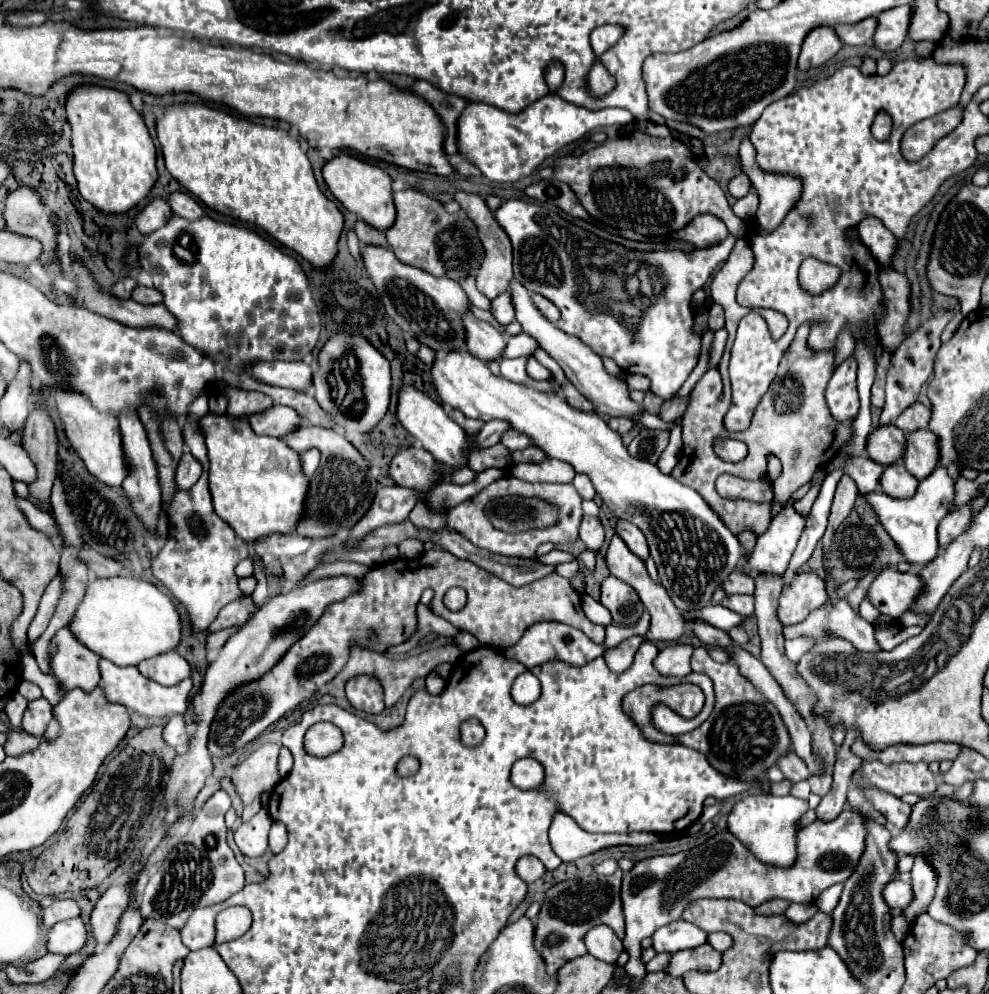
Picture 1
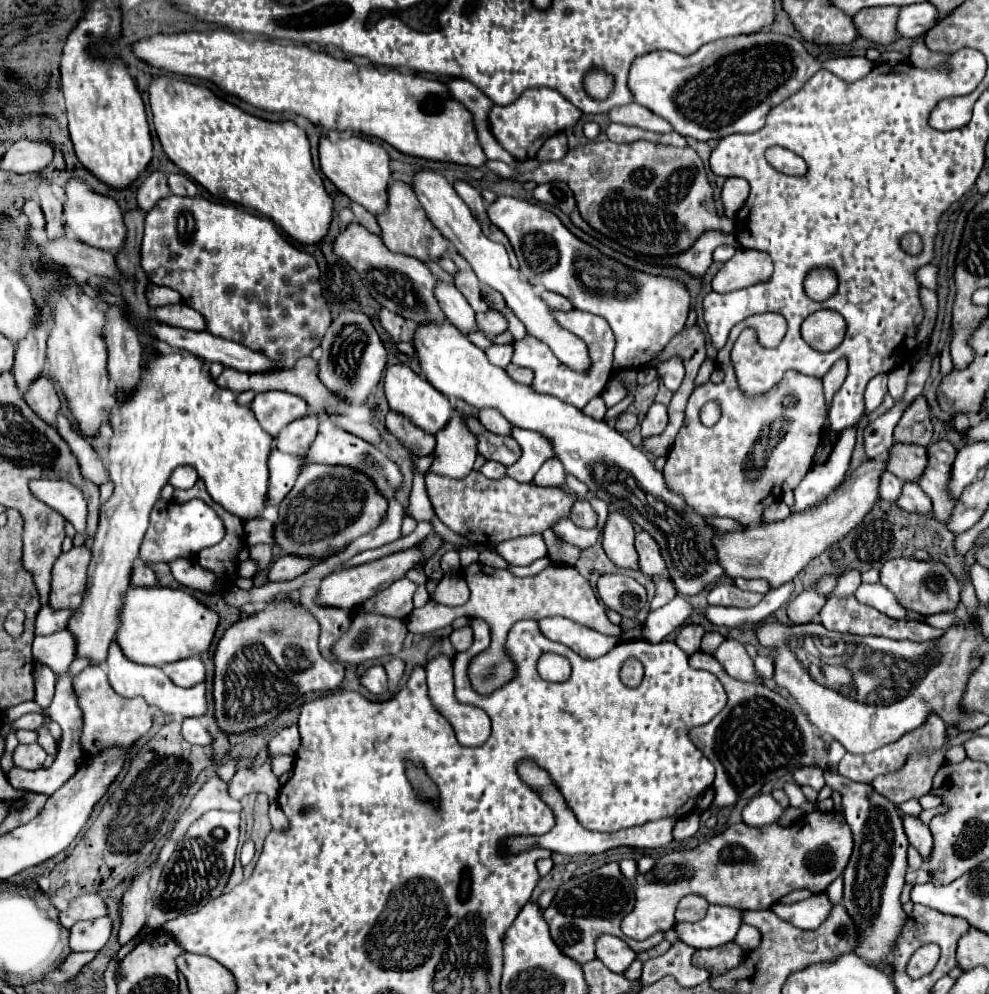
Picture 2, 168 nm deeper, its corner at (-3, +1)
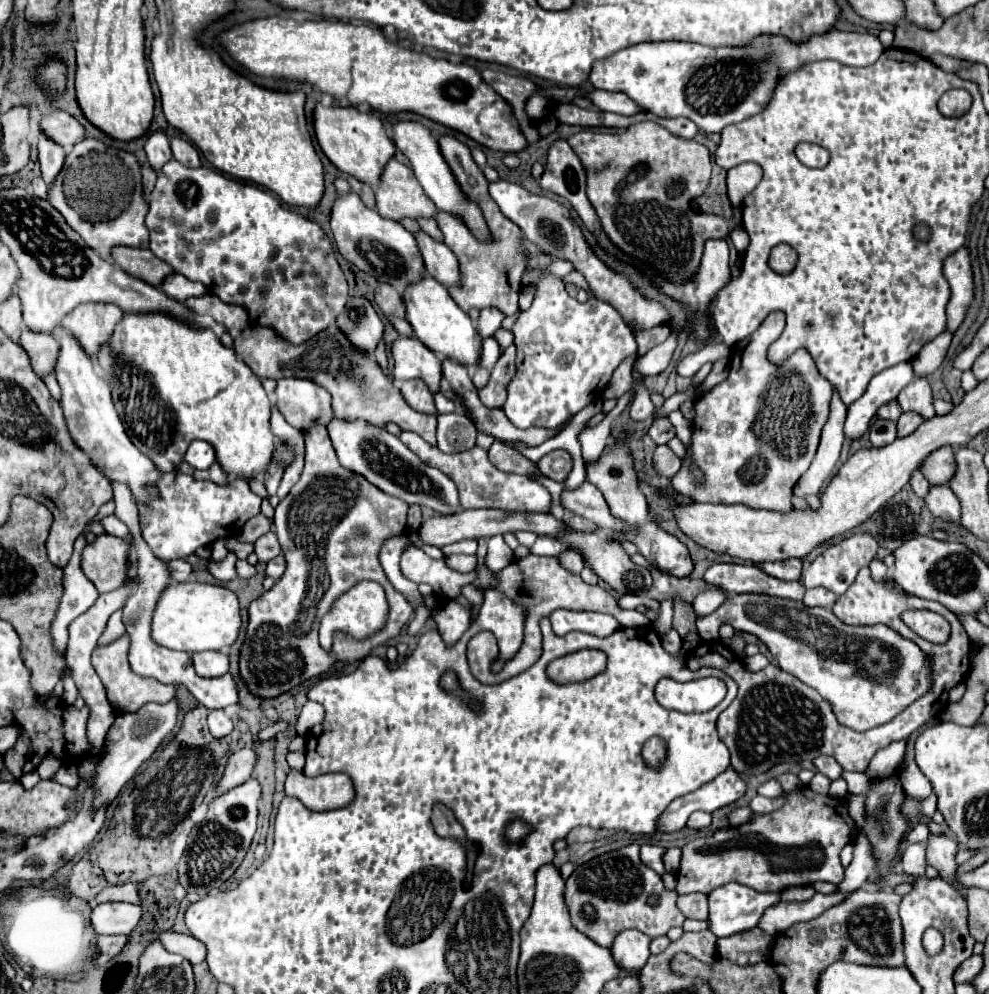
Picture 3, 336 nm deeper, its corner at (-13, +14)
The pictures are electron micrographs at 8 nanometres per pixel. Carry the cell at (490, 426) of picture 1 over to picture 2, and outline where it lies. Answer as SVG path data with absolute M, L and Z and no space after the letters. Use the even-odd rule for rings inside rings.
M459 415L451 417L451 423L443 427L437 435L435 461L429 471L447 475L453 479L463 479L473 471L473 461L477 457L477 441Z

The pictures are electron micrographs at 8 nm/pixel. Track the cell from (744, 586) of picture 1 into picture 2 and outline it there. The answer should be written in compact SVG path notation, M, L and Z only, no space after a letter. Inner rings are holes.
M735 579L735 585L743 591L755 591L755 593L769 593L771 585L765 579Z

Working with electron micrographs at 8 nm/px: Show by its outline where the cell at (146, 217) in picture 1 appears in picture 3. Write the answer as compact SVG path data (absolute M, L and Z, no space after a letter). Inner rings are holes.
M153 132L147 136L147 142L145 142L145 152L147 152L147 160L149 160L149 166L155 170L155 172L161 172L161 168L171 162L173 154L171 154L171 146L169 146L169 140L163 132Z

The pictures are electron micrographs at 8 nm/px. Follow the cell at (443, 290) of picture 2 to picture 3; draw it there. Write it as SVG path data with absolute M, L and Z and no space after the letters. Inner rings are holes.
M423 232L415 234L419 242L419 250L425 258L425 270L431 278L437 278L445 288L457 288L461 286L461 270L455 254L439 242L433 242L433 238L425 236Z

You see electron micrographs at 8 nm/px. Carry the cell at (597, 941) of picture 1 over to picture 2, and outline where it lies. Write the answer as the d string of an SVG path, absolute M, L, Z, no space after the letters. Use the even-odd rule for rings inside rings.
M601 935L597 939L597 957L613 973L625 973L629 965L637 959L637 953L631 947L613 935Z

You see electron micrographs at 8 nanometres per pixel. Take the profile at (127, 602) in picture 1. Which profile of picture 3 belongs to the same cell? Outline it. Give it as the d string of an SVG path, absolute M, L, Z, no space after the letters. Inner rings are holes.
M181 582L171 584L161 592L153 610L151 638L157 646L185 650L189 654L201 650L221 650L235 642L239 626L239 602L231 590L201 582Z

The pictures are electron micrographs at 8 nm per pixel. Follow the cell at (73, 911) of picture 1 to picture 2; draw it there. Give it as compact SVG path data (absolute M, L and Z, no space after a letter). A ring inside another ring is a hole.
M87 893L75 899L67 911L59 913L59 923L63 927L71 927L81 919L95 919L95 917L105 917L107 915L107 905L99 893Z

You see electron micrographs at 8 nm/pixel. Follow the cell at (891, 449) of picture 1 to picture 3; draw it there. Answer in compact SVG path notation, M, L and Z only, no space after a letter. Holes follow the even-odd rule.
M943 446L935 452L931 452L919 466L921 474L931 482L931 484L947 484L947 480L953 476L955 462L953 462L953 448Z

